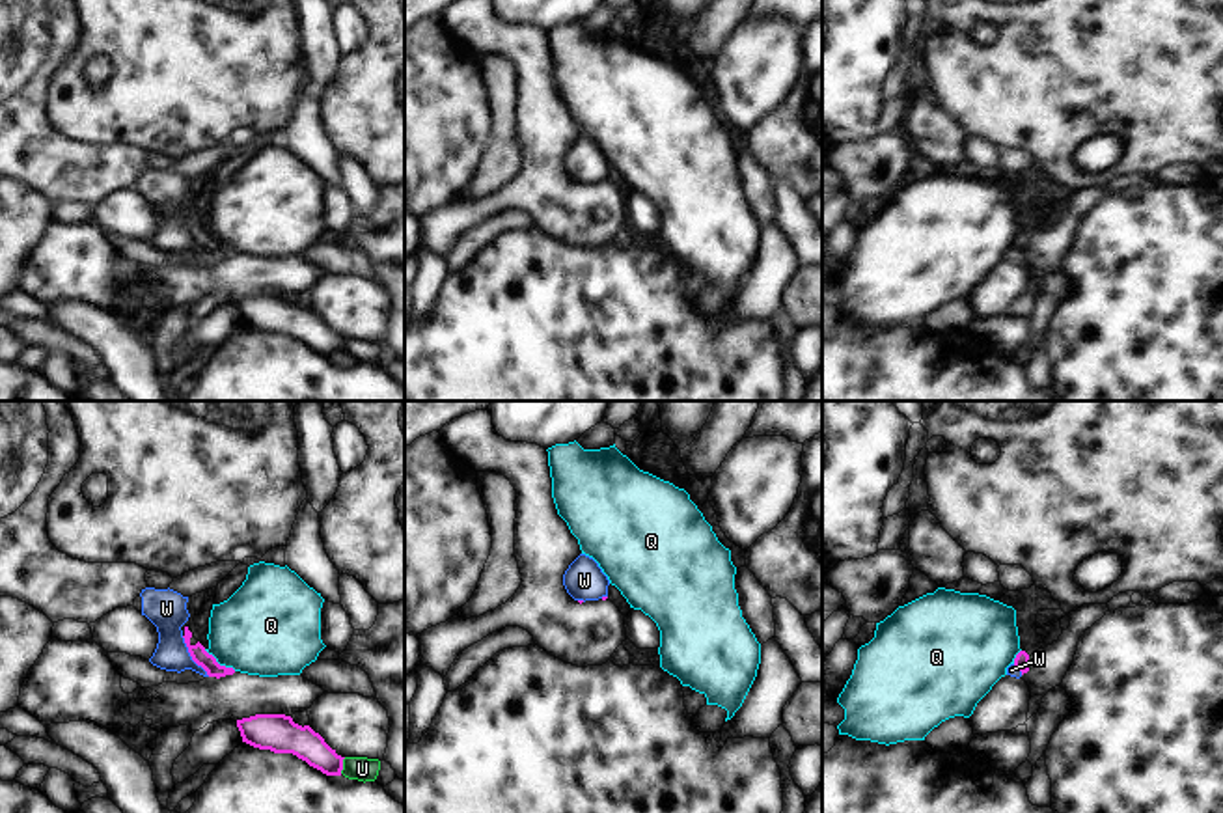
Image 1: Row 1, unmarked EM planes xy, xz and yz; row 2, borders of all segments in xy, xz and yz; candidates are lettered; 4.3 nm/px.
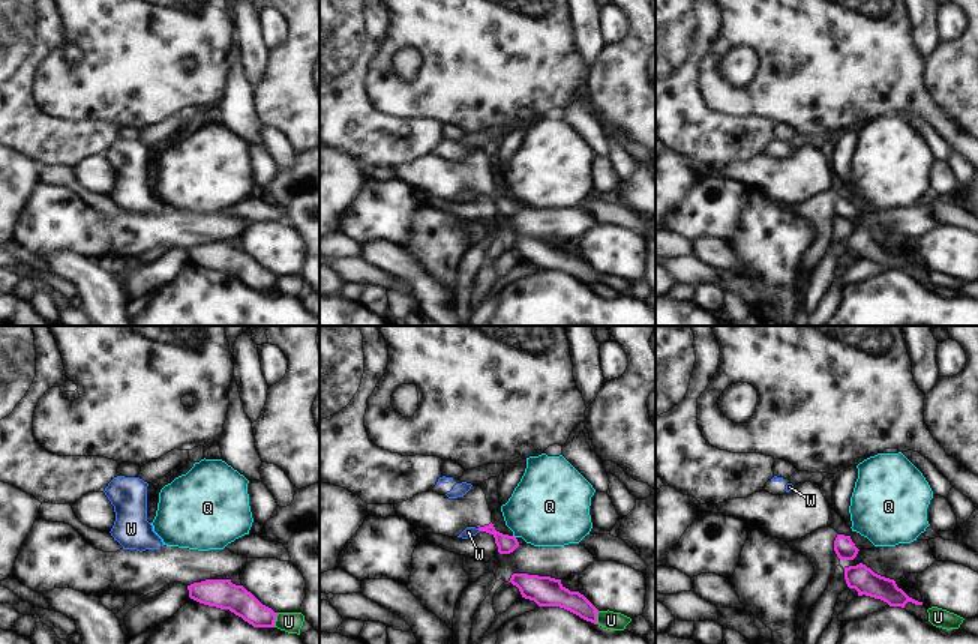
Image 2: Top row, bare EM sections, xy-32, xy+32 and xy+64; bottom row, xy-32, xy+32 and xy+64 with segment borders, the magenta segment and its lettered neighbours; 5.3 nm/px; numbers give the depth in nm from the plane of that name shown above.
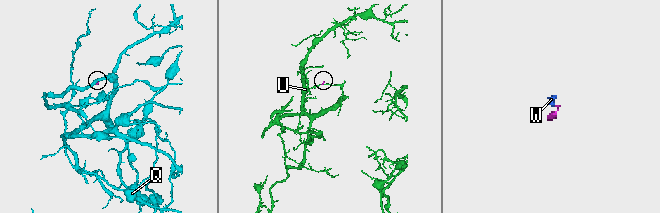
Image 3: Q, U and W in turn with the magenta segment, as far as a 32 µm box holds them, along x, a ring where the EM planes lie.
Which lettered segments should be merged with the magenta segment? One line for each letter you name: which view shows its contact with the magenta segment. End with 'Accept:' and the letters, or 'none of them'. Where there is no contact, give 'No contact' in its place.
Accept: none of them.

